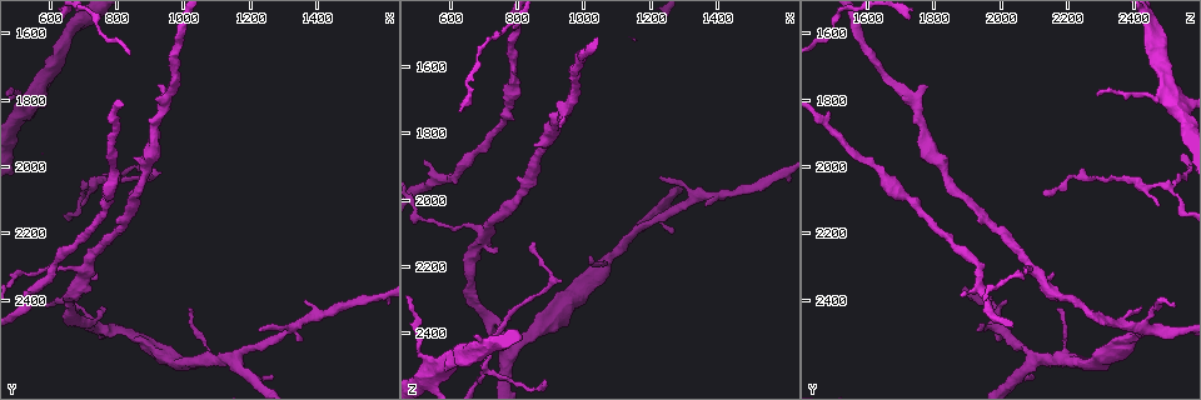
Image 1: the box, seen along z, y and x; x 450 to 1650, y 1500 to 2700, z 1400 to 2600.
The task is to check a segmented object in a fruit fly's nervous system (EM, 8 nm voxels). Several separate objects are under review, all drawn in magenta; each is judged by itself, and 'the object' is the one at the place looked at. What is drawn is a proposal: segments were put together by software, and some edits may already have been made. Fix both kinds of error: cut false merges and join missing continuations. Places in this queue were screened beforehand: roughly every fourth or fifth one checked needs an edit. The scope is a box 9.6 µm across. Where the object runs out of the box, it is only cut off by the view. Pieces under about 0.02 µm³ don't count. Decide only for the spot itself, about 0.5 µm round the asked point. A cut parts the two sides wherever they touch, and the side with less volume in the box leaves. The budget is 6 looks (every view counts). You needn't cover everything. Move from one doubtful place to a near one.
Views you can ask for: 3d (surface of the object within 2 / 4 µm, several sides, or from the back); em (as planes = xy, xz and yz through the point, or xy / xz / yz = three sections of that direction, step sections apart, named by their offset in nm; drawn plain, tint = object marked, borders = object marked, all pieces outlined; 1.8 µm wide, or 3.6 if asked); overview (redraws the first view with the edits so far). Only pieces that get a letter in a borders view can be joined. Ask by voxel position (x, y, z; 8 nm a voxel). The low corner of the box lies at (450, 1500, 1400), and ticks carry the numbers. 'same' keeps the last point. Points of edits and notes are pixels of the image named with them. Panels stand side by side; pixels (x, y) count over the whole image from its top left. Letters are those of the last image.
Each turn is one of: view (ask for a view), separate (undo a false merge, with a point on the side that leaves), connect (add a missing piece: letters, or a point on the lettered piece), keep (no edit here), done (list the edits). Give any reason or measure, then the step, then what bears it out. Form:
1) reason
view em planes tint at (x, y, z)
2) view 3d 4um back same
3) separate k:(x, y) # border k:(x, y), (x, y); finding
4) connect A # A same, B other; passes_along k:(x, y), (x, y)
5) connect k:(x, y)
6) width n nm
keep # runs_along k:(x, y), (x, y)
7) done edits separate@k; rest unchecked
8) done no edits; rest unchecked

thin end
view em xz step 4 tint at (850, 2070, 2130)

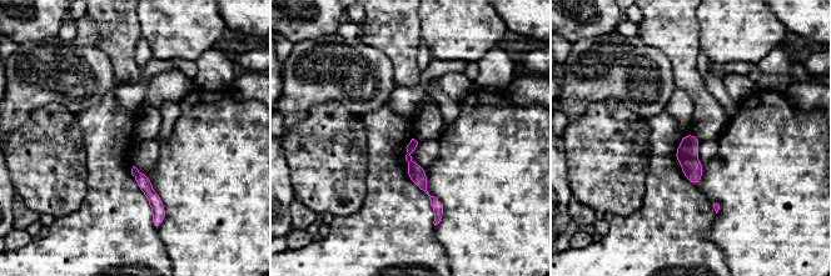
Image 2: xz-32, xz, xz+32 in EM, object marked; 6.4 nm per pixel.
another direction
view em planes borders same

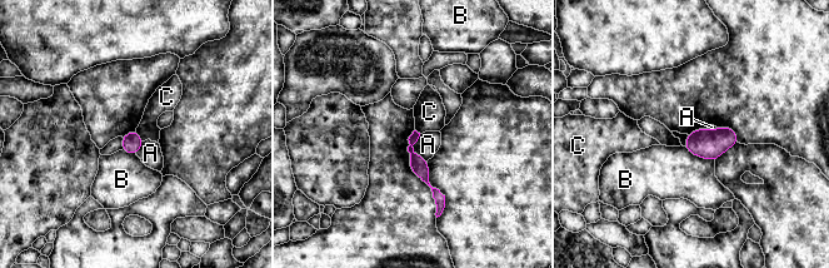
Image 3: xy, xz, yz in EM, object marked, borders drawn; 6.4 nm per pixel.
longest_contact B 220 nm
keep # A other, B other, C other; none of them fits

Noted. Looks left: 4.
branch stops here
view em planes borders at (880, 1960, 2550)

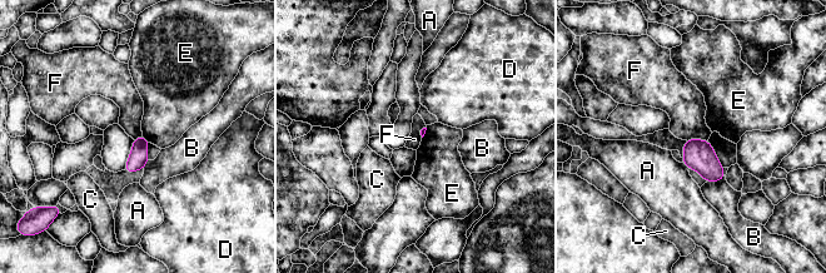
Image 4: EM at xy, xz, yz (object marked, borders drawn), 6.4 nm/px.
keep # A other, B other, C other, D other, E other, F other; border 4:(707, 139), (688, 138), (686, 140); none of them fits

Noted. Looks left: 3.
four or more arms meet
view em xz step 8 tint at (810, 2500, 2420)

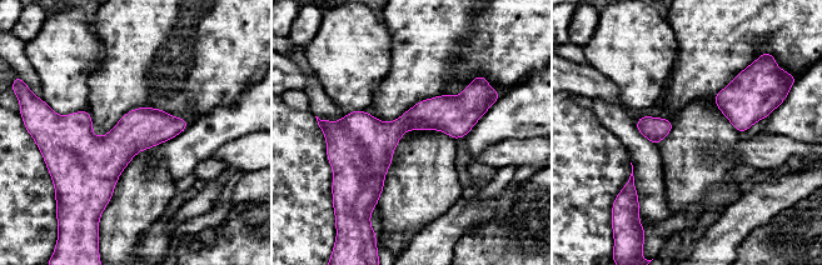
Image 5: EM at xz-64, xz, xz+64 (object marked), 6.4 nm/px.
cut it another way
view em planes borders same

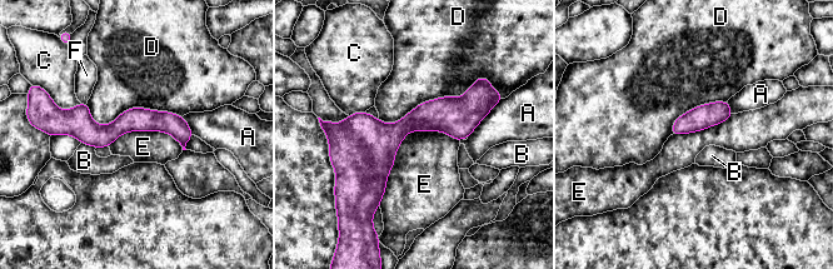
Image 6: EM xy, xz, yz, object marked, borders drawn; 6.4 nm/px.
longest_contact E 650 nm
keep # A other, B other, C other, D other, E other, F other; runs_along 6:(475, 89), (375, 155), (375, 195); one neuron here

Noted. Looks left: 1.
done no edits; rest unchecked

